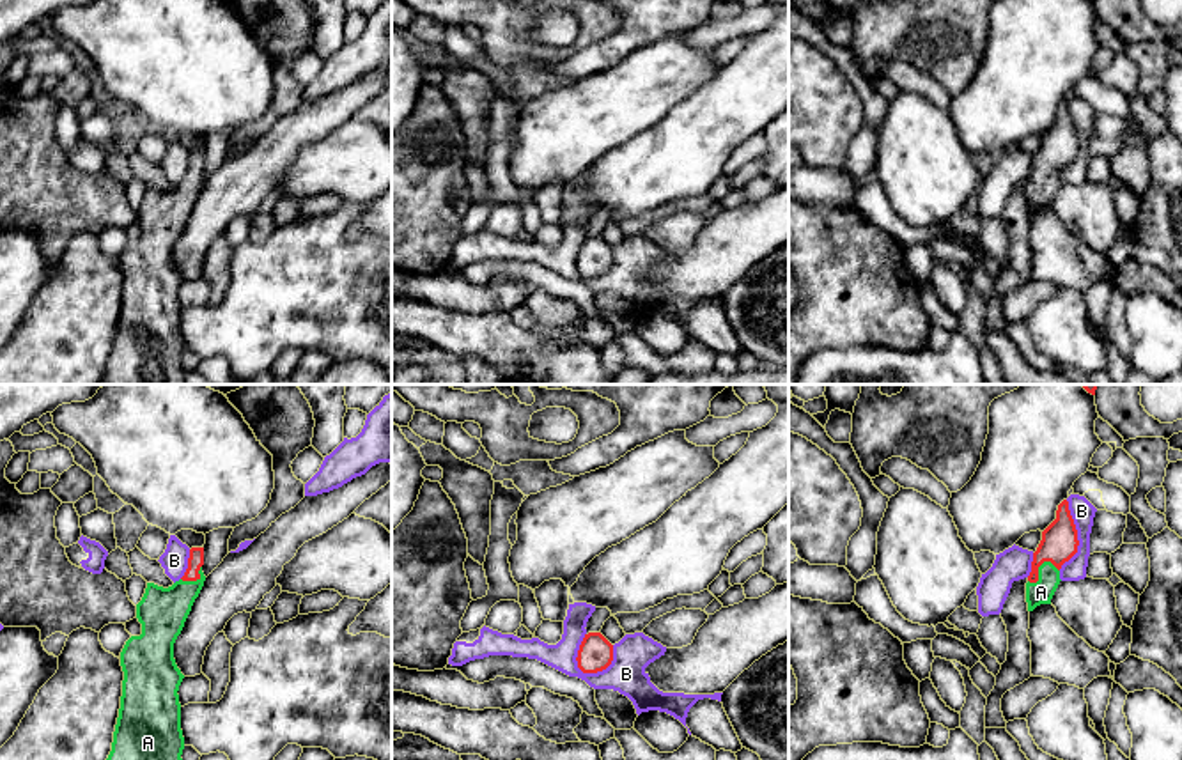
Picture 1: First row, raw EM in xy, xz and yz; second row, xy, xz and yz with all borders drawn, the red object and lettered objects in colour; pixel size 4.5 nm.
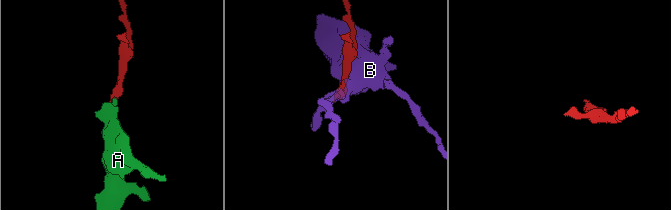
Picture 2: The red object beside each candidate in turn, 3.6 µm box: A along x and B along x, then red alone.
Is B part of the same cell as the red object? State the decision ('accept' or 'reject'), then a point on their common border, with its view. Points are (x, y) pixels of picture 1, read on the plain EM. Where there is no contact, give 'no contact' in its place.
reject; contact xz (576, 263)

